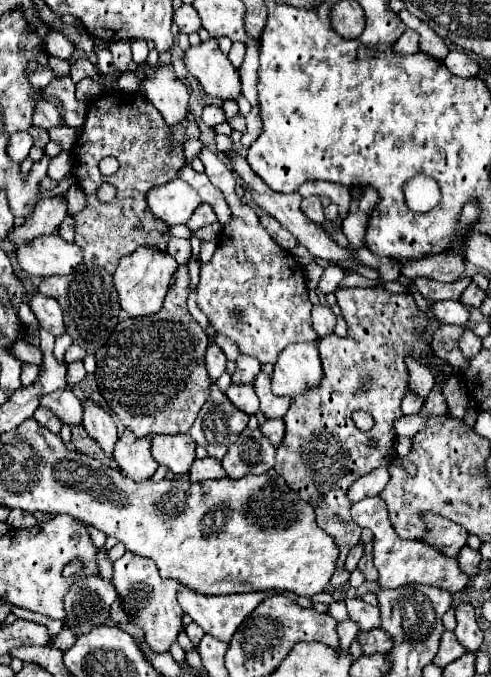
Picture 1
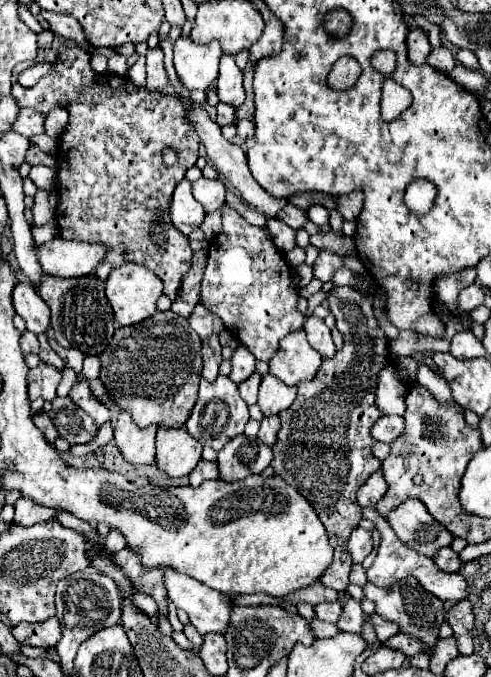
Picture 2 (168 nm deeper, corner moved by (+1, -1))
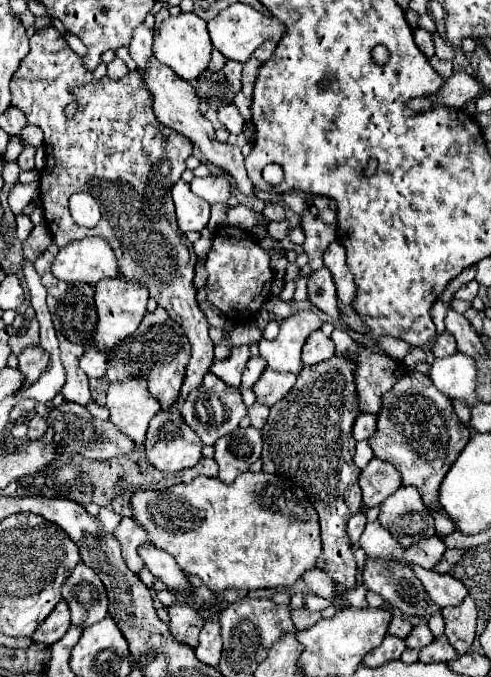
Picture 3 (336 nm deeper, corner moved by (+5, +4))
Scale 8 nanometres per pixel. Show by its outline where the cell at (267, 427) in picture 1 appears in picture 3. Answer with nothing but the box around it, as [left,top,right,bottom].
[247,402,269,430]

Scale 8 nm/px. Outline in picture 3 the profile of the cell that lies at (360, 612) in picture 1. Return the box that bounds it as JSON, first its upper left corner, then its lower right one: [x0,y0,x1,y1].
[389,616,413,638]

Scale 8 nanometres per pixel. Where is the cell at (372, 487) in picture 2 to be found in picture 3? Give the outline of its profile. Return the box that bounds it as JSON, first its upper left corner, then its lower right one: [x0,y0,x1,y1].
[359,458,401,508]

